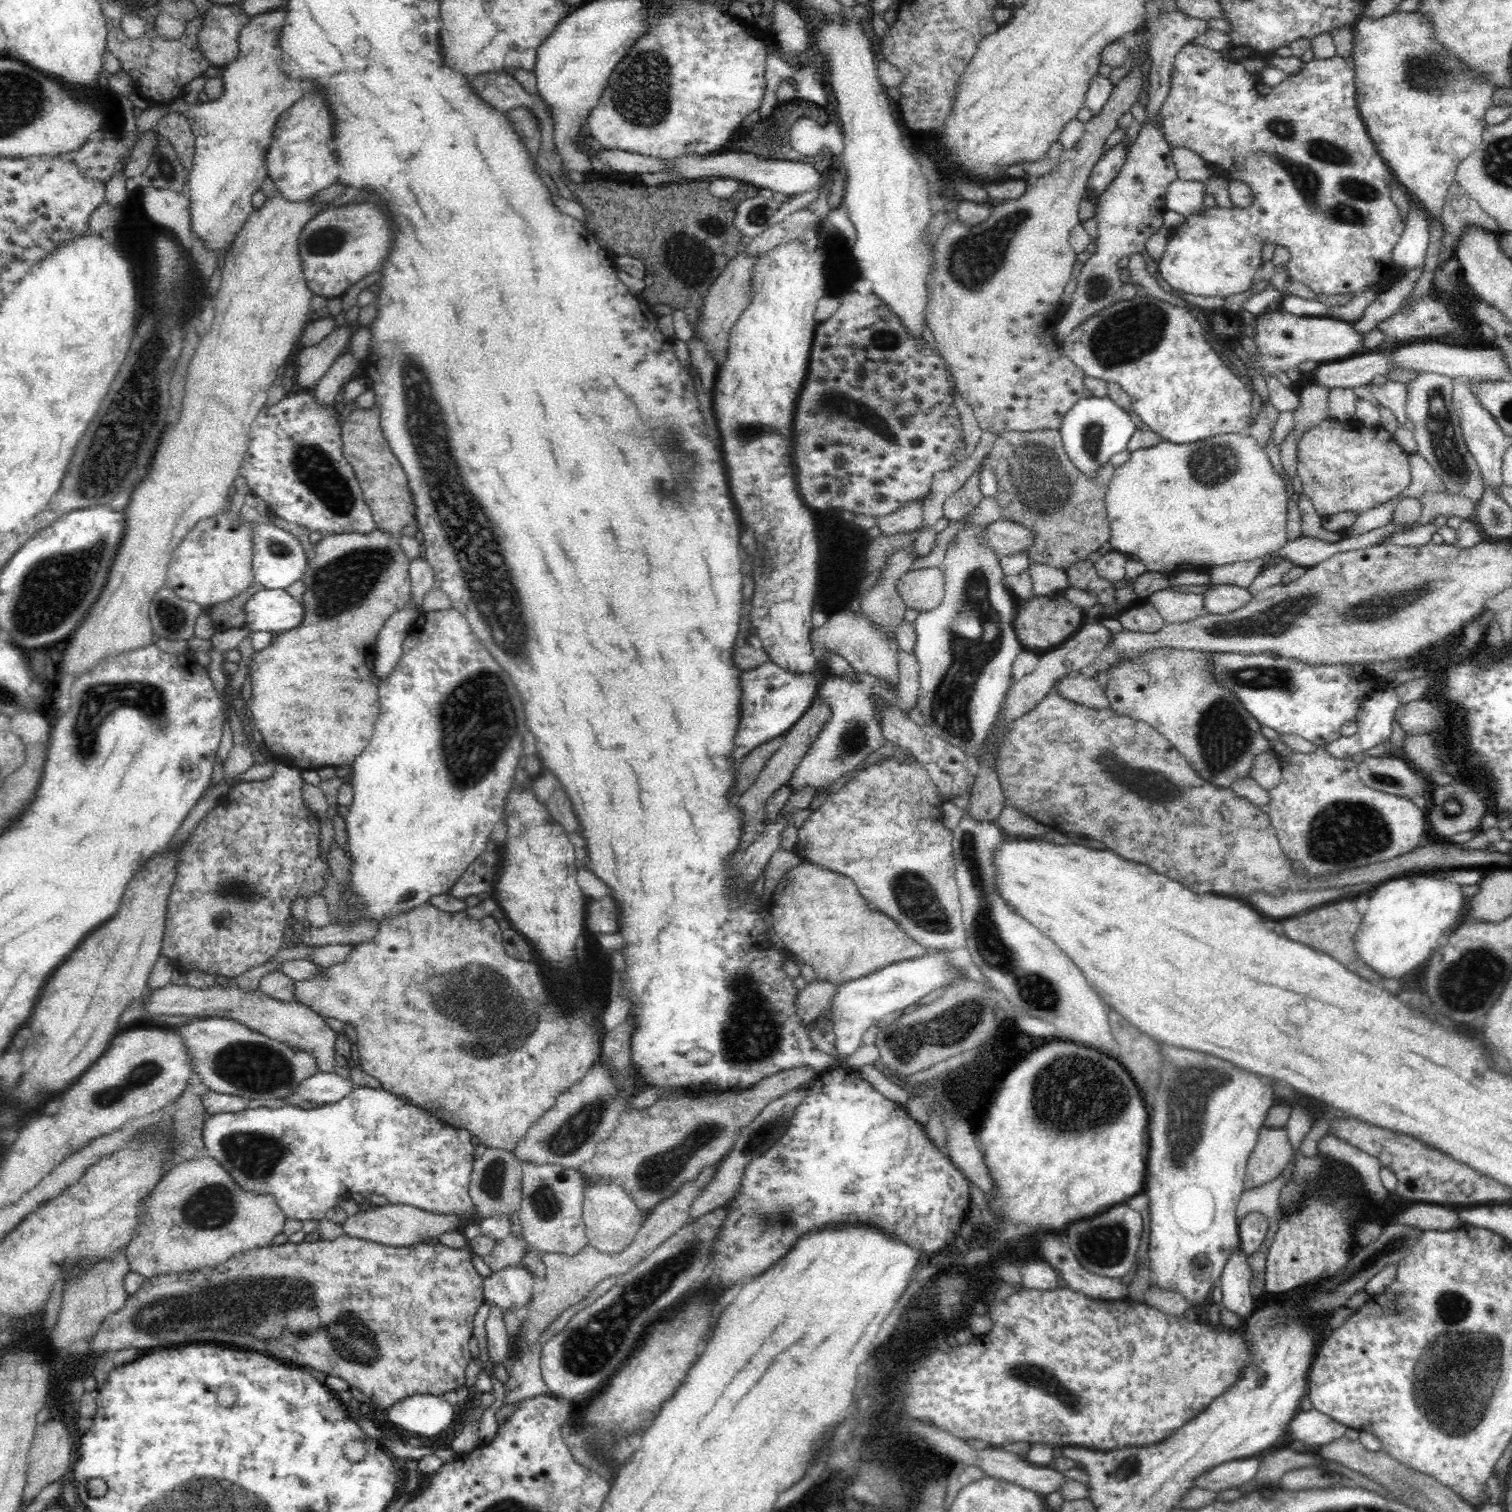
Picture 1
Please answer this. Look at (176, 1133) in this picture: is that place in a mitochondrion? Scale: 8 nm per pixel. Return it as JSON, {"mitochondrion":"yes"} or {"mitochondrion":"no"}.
{"mitochondrion":"no"}

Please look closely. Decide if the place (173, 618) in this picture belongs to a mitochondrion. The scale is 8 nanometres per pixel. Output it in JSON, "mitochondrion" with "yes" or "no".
{"mitochondrion":"yes"}

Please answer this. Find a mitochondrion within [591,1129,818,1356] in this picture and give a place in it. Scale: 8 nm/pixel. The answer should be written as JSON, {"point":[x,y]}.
{"point":[767,1215]}

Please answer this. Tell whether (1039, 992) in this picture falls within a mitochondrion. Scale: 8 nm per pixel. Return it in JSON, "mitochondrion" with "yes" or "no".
{"mitochondrion":"yes"}

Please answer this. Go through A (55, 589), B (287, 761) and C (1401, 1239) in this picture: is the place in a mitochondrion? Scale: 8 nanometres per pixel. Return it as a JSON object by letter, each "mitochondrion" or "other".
{"A":"mitochondrion","B":"other","C":"mitochondrion"}

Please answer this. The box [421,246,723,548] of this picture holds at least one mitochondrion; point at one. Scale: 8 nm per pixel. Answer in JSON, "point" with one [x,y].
{"point":[681,487]}

